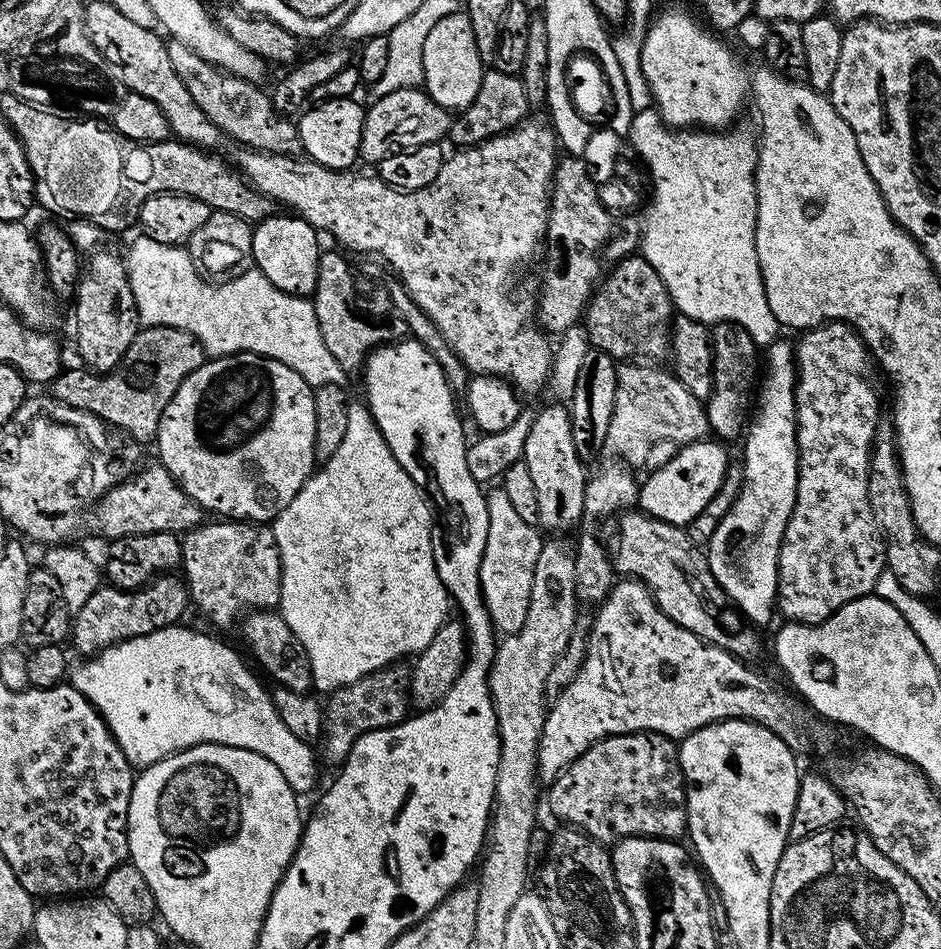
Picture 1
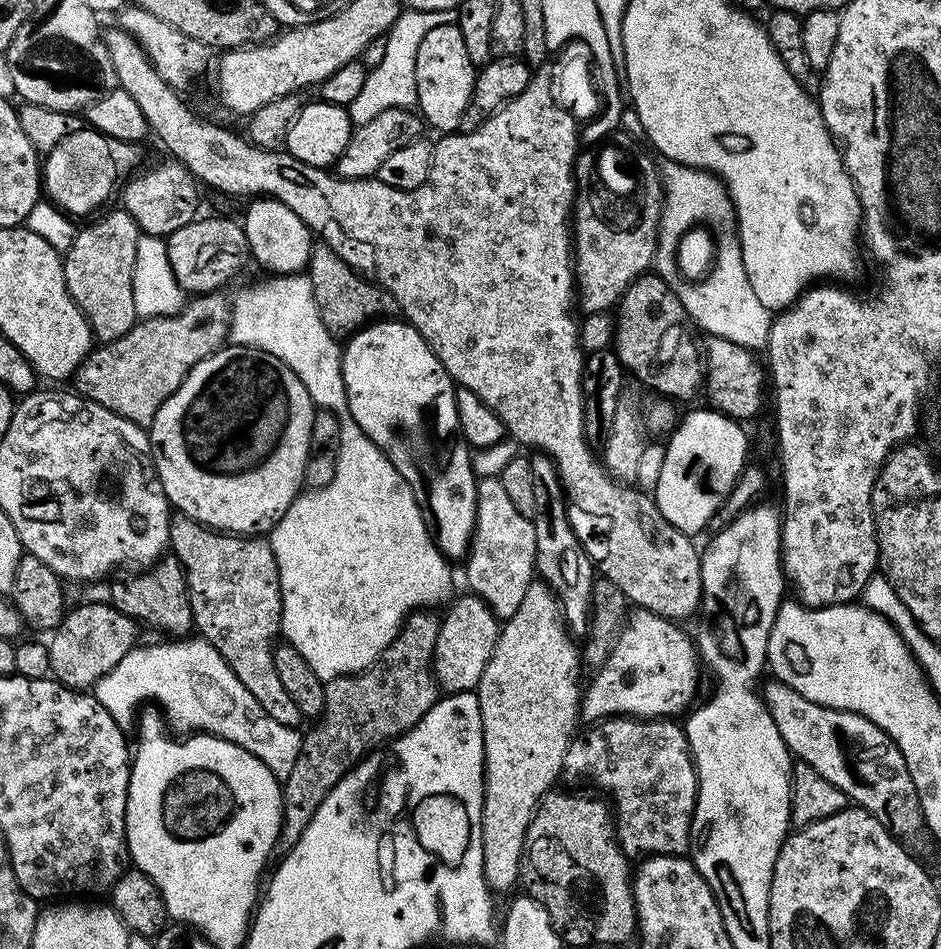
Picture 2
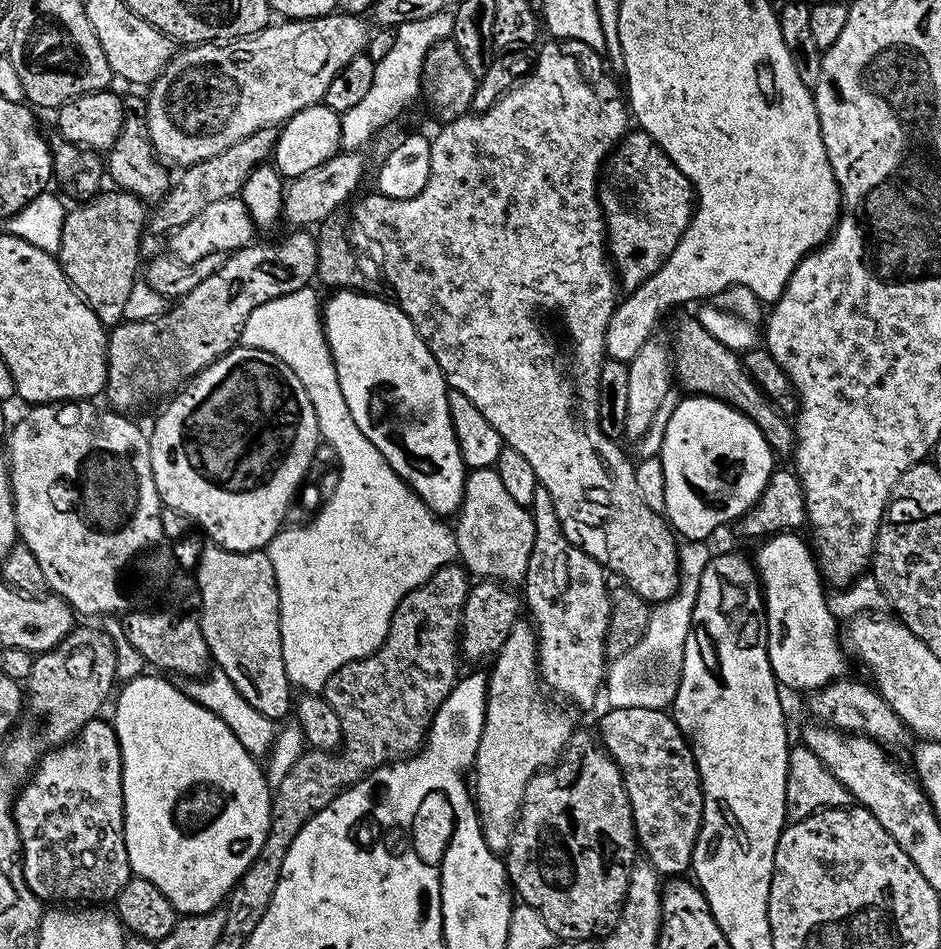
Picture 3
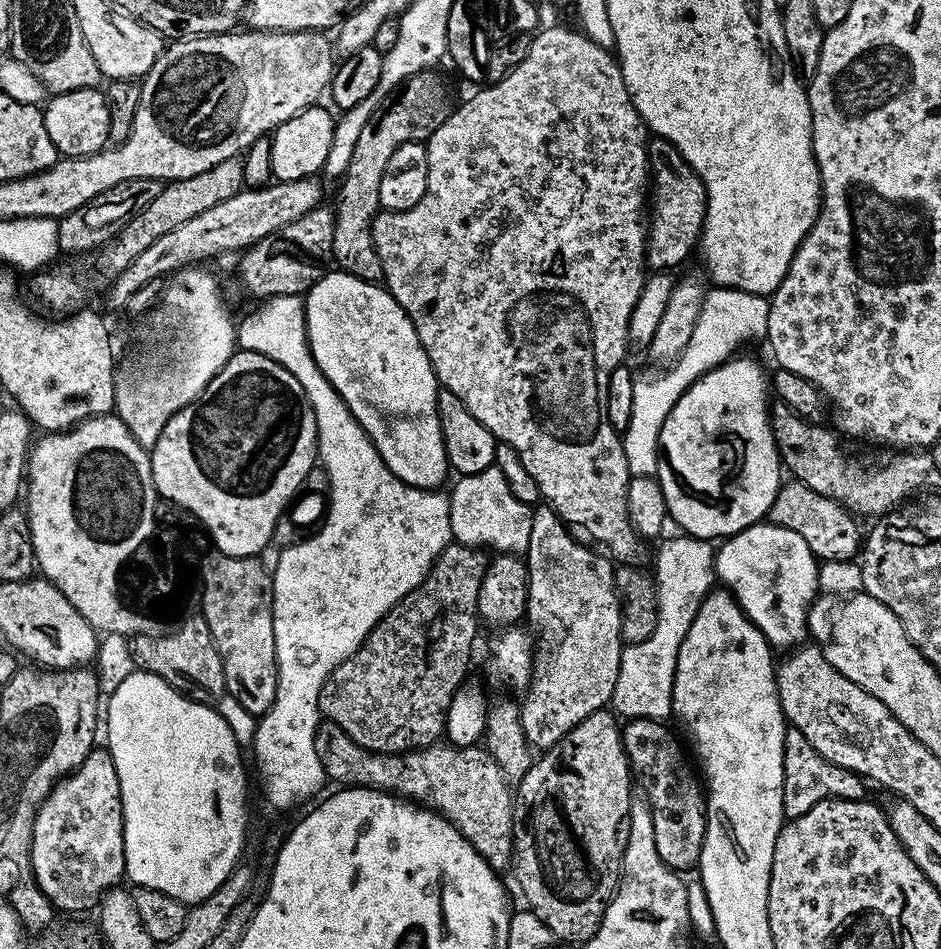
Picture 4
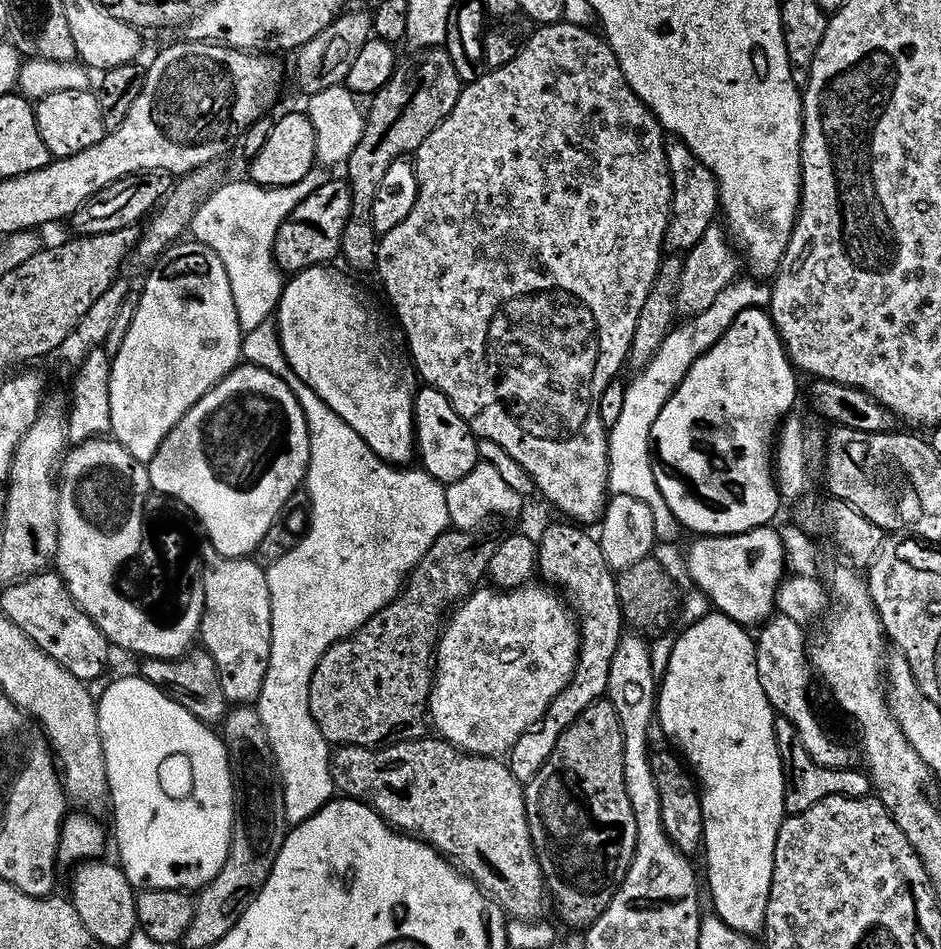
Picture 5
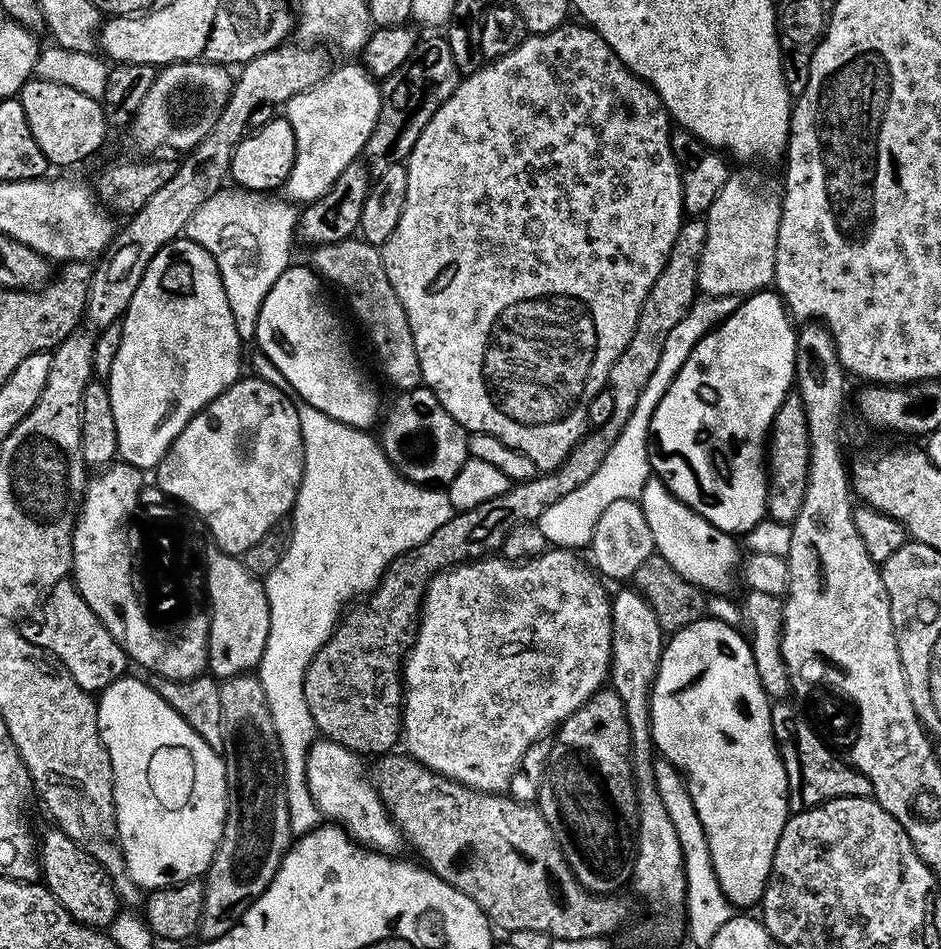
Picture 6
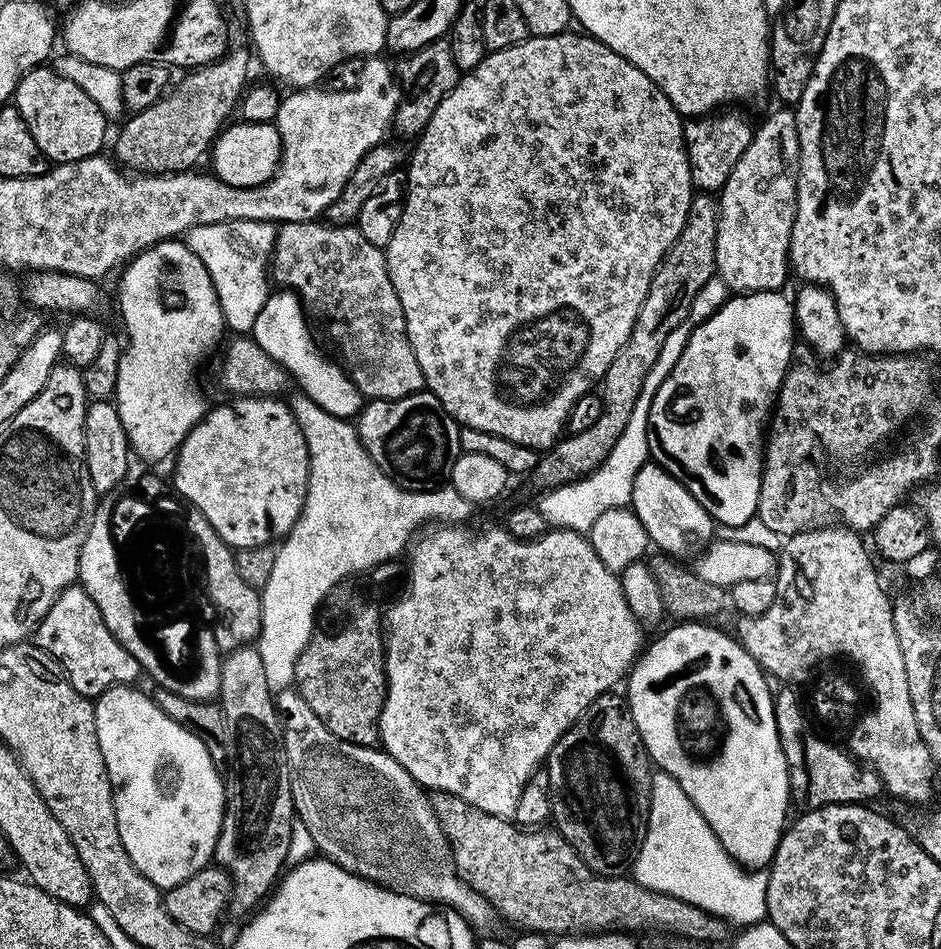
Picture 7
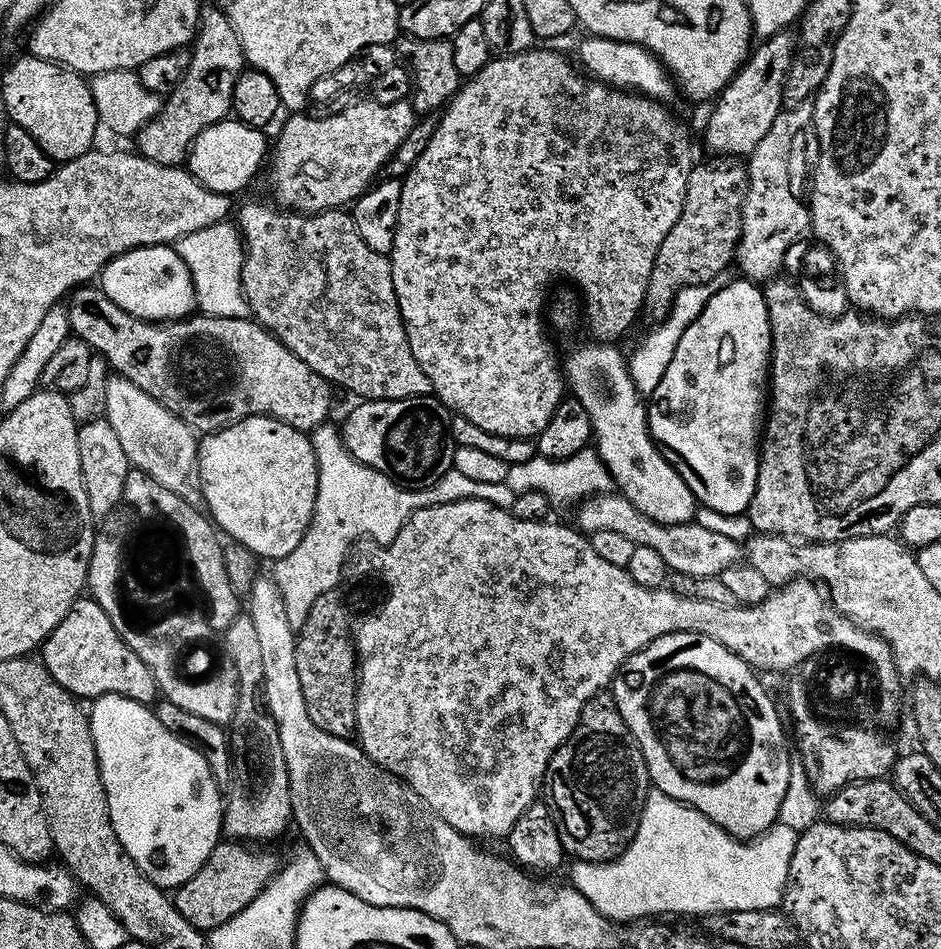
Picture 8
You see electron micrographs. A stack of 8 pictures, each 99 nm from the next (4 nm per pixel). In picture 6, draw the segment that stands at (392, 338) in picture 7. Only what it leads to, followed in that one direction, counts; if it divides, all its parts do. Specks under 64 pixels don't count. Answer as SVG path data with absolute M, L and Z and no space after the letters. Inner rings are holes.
M362 238L332 240L312 252L311 267L321 281L337 284L348 295L348 304L354 315L360 319L372 348L376 351L376 360L384 371L384 376L396 390L421 387L418 350L414 350L414 334L410 334L410 322L390 278L386 278L386 266L381 249L367 244Z

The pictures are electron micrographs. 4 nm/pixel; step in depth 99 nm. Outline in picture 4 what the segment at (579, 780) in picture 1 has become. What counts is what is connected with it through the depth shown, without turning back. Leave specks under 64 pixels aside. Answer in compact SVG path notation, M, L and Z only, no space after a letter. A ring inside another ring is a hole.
M629 719L623 725L622 735L624 752L628 755L628 767L632 769L635 783L639 791L640 788L644 791L644 796L648 799L648 808L652 811L650 819L654 830L654 846L658 846L658 858L662 858L662 862L675 872L684 874L687 873L687 868L695 869L700 862L704 835L708 825L706 792L698 776L698 781L696 781L696 776L692 773L692 768L688 765L688 760L684 757L684 752L680 749L675 734L667 728L668 726L667 723L659 720Z

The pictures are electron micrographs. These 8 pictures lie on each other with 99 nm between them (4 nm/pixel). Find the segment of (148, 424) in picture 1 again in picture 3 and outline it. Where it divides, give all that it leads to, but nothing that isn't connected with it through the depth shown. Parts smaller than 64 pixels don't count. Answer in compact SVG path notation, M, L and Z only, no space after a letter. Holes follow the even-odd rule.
M292 230L292 233L281 244L259 244L259 242L253 242L247 248L239 248L236 252L231 253L220 270L211 274L204 282L198 283L198 286L190 290L189 293L179 297L161 316L151 316L149 320L124 320L115 325L108 332L108 369L106 370L106 382L104 383L104 392L106 397L108 396L109 402L112 403L109 405L121 414L132 414L135 408L140 408L143 404L152 404L155 400L161 399L160 401L163 401L165 398L171 397L177 389L187 384L193 376L197 376L204 368L209 368L216 359L220 356L225 356L240 344L240 335L246 326L246 318L250 318L250 314L255 308L262 306L262 302L270 302L274 298L282 298L294 290L309 287L316 280L317 266L318 246L316 245L315 235L308 230Z

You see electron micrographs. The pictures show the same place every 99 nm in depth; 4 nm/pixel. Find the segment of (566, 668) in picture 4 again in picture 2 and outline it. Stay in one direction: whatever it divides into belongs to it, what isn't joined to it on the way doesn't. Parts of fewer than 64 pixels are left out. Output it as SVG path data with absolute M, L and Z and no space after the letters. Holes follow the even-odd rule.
M536 454L531 457L534 470L534 515L531 516L536 535L536 572L547 584L560 603L560 613L569 633L584 638L592 614L591 590L594 581L594 561L584 550L584 545L574 534L568 517L568 501L556 472L556 461L549 456ZM593 572L593 574L592 574Z

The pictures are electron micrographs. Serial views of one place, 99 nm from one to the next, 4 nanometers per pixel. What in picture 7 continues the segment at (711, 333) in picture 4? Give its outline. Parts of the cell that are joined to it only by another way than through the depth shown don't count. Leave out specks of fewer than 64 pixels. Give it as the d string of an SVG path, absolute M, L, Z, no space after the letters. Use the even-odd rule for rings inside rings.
M713 278L698 290L694 302L690 306L690 314L687 320L674 330L670 330L665 344L662 345L662 354L658 354L658 362L654 362L654 367L650 369L650 374L646 374L642 394L638 394L638 402L634 406L634 414L630 414L630 422L626 422L626 430L618 442L614 442L614 450L610 450L607 458L599 464L589 476L576 481L575 484L560 484L556 488L547 489L543 493L544 497L538 500L538 507L548 520L552 528L565 528L571 532L587 534L598 522L598 517L606 514L606 510L623 508L631 505L632 491L634 490L634 478L643 464L649 463L648 455L648 415L654 394L662 382L674 370L678 358L682 358L682 350L686 350L686 342L690 338L695 325L706 322L714 315L720 307L730 298L730 289L723 284L719 278Z

